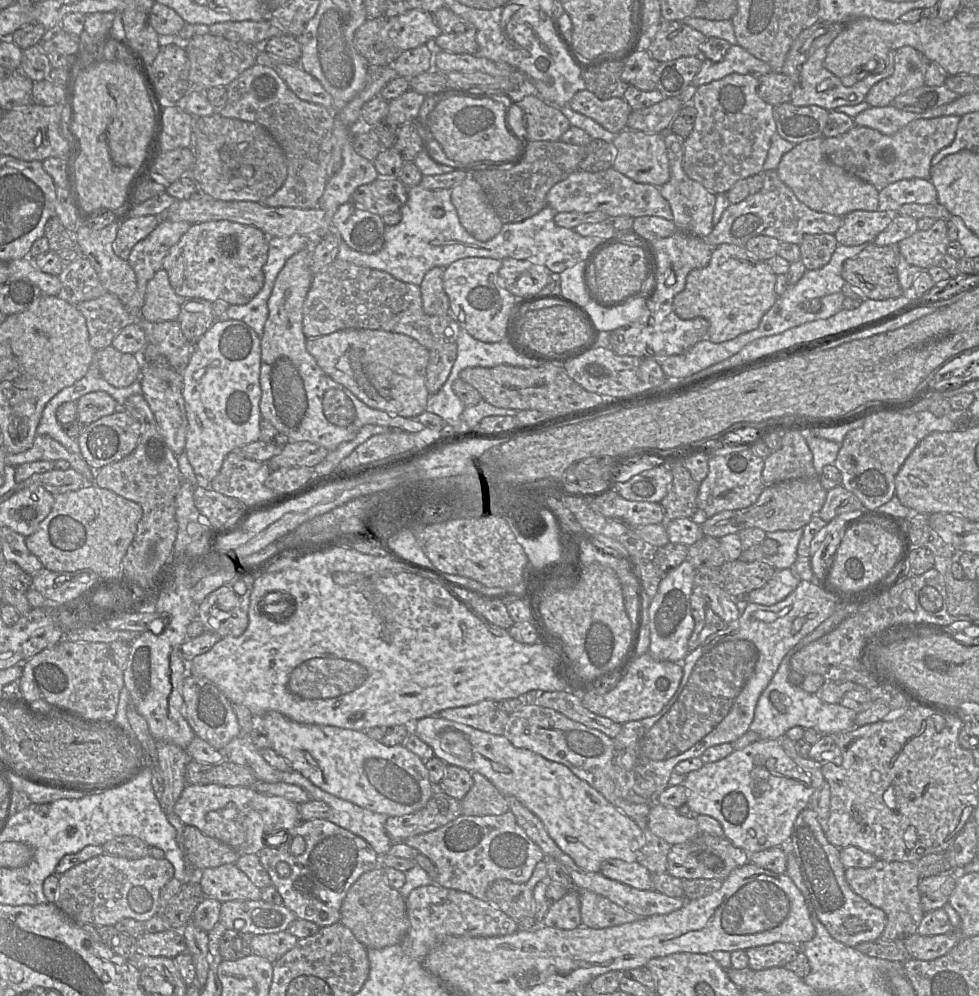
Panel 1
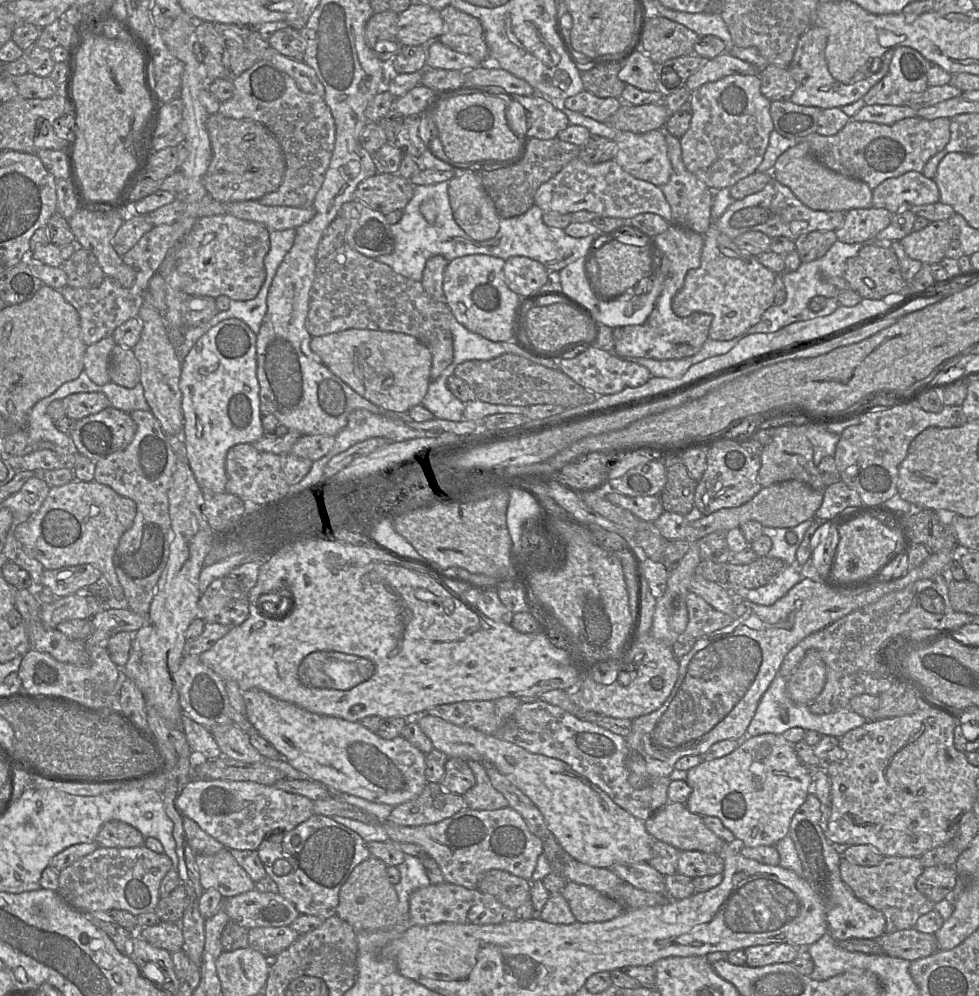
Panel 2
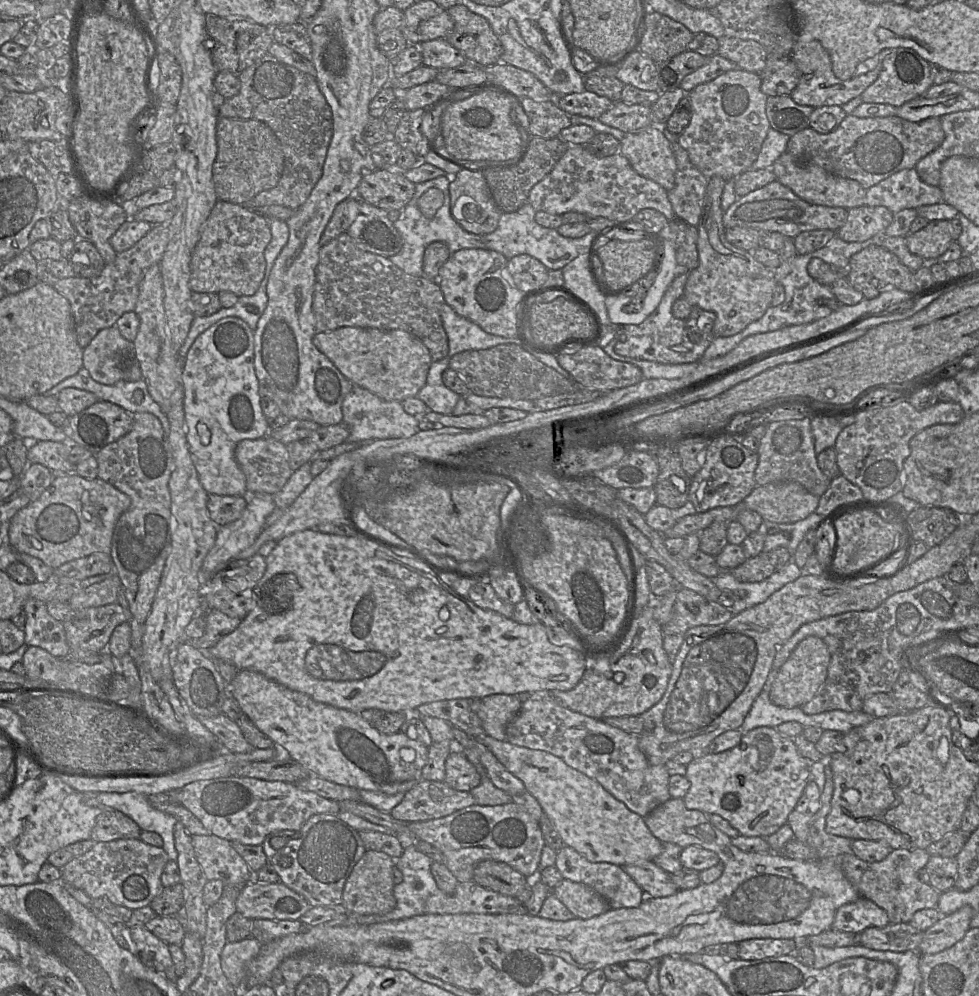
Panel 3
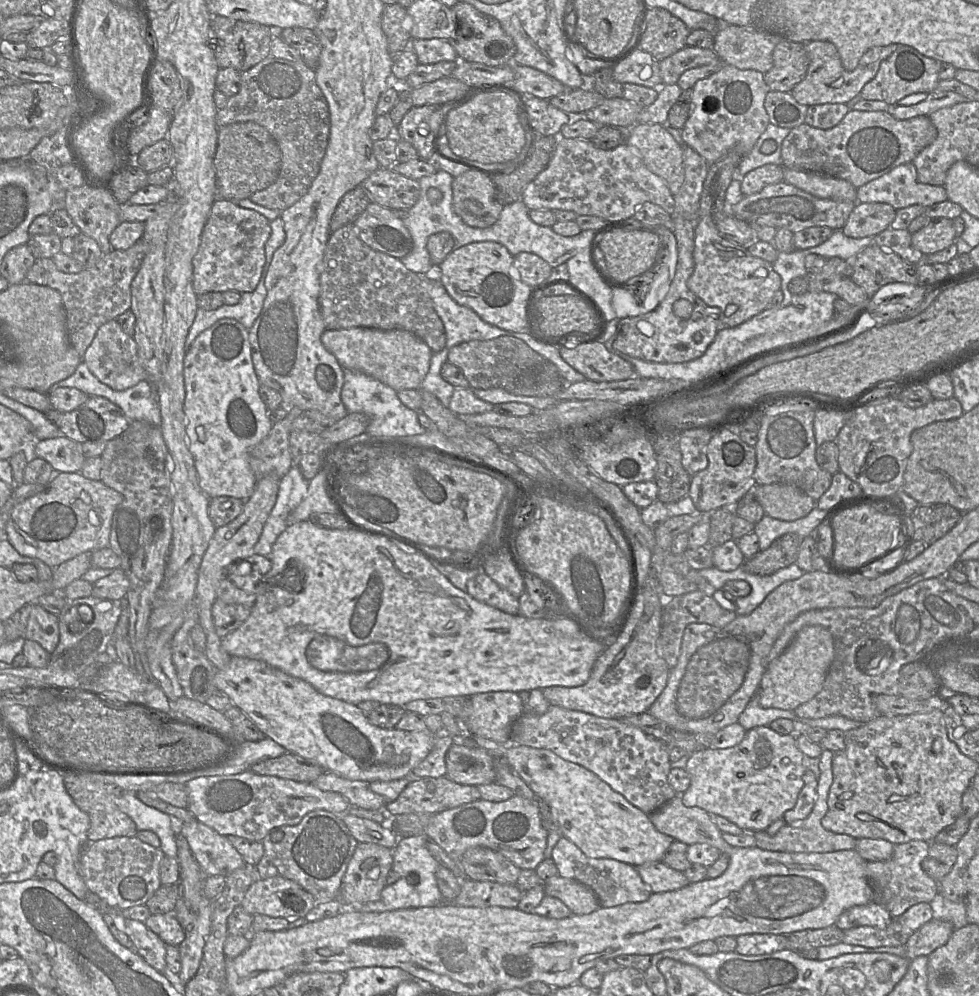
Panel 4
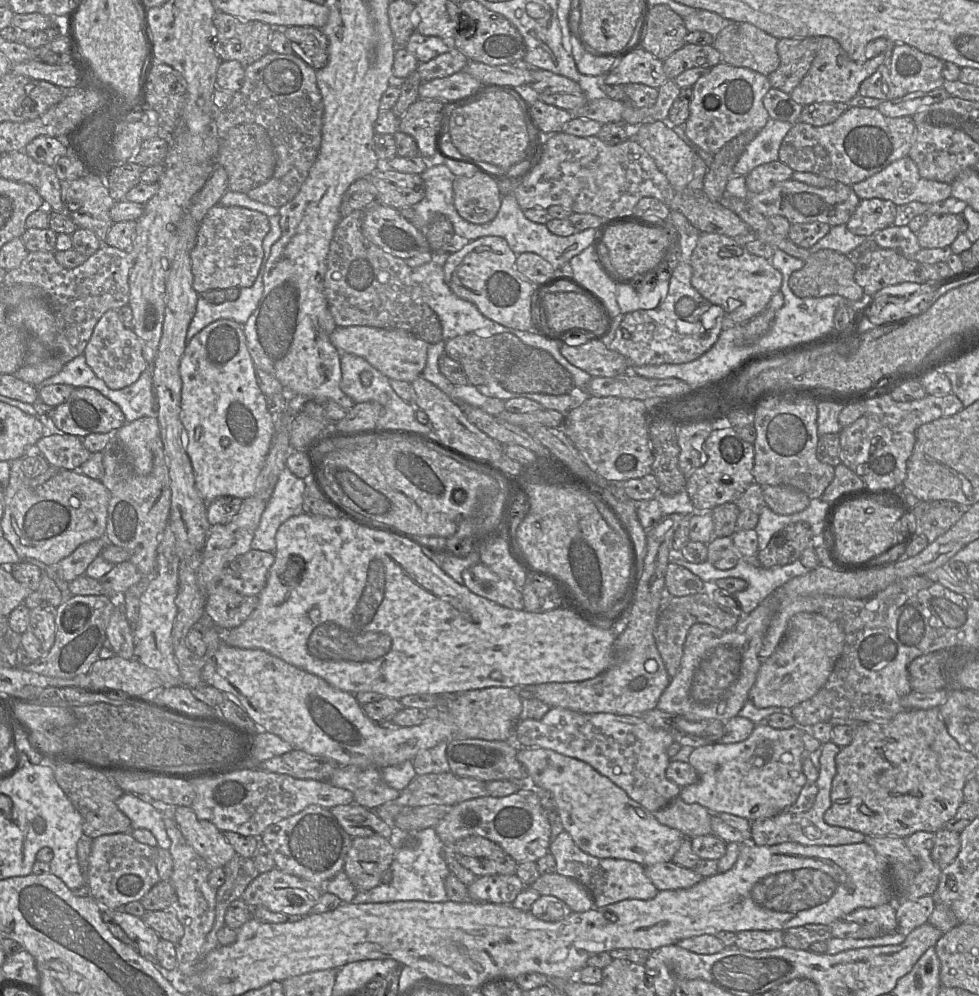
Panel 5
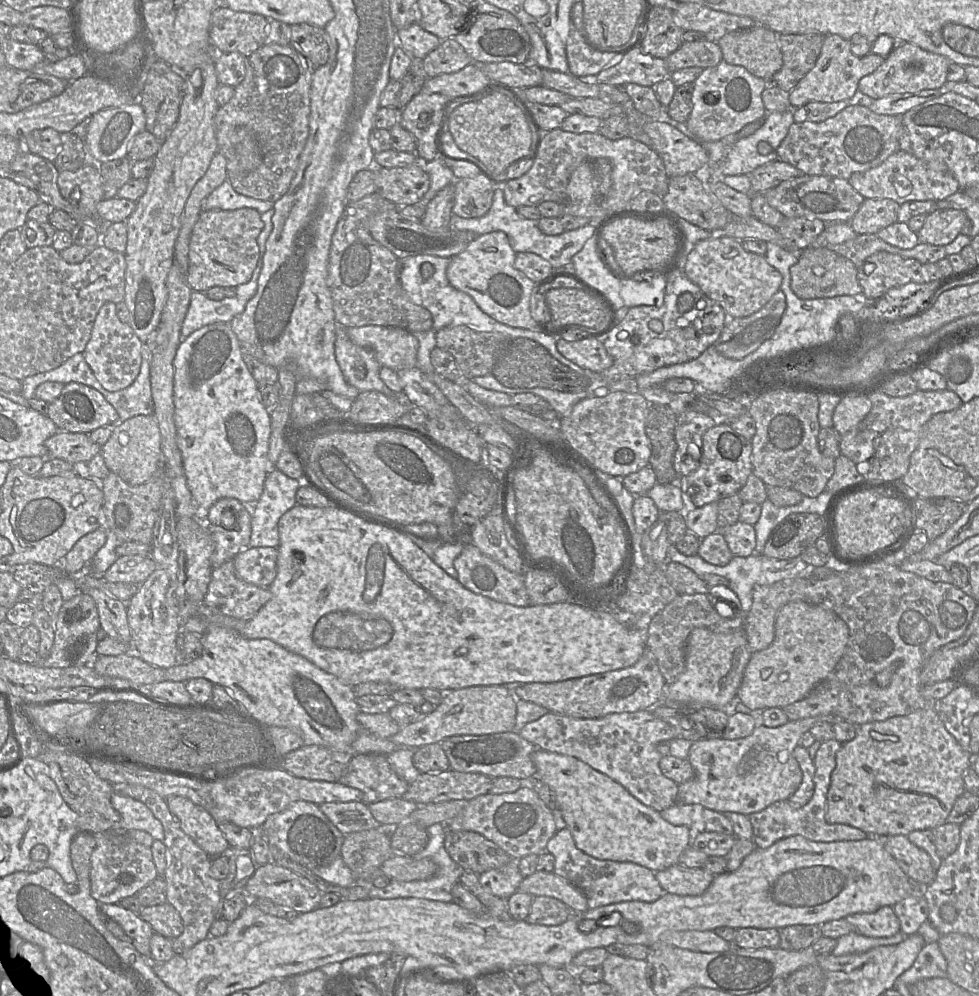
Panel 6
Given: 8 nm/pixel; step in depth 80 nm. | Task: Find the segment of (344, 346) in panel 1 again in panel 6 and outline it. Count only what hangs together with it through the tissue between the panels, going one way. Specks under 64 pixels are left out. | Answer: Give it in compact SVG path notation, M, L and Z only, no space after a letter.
M364 325L348 327L347 335L356 345L372 350L381 366L396 372L416 366L419 341L406 329Z

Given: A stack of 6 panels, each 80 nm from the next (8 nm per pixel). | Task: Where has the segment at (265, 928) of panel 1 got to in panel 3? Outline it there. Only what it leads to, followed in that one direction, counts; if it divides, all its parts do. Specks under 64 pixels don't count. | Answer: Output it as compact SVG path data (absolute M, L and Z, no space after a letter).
M251 881L236 900L236 911L251 920L299 920L310 907L304 897L281 882Z

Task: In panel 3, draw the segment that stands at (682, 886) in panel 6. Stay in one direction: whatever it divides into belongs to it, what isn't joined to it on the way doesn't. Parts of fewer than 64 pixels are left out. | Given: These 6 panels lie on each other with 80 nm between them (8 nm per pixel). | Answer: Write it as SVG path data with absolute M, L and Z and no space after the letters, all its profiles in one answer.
M641 861L622 868L643 890L646 897L666 897L680 890L672 881L671 874L653 861Z

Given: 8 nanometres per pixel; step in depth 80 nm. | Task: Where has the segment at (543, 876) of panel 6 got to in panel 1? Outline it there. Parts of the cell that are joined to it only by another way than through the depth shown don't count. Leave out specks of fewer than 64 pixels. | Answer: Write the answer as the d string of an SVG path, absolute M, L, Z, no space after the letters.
M577 889L580 897L581 925L601 929L636 921L640 917L608 898L589 890Z

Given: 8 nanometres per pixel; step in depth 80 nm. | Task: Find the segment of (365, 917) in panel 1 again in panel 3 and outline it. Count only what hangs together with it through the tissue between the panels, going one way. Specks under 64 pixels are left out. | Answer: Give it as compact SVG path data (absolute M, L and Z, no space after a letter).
M367 849L354 865L345 882L342 891L341 911L345 914L385 914L392 911L396 905L392 880L394 867L395 860L389 855Z

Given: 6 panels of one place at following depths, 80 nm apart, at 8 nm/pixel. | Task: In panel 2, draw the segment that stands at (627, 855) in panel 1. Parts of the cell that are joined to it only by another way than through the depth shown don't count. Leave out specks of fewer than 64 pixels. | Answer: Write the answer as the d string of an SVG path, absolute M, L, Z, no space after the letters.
M424 714L417 718L417 723L432 742L433 748L446 754L448 758L460 758L467 762L474 760L482 765L491 764L496 767L538 807L549 831L573 859L593 867L610 868L616 863L648 862L651 858L653 837L647 832L644 821L618 806L597 785L575 772L562 760L531 753L503 740L499 735L488 735L474 728L460 727L436 716Z

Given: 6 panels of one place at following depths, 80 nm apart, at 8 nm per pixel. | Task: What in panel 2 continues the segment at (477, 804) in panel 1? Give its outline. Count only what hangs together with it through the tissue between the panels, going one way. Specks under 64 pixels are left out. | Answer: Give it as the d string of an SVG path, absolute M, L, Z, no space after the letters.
M469 760L476 783L464 795L468 809L471 810L498 810L509 806L507 799L491 784L484 766L474 760Z

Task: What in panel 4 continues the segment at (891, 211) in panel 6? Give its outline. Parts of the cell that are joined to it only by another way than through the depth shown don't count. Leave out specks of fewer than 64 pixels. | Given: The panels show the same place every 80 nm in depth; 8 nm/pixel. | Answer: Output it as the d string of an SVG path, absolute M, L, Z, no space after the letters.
M857 202L842 231L852 238L875 236L890 227L896 209L883 202Z

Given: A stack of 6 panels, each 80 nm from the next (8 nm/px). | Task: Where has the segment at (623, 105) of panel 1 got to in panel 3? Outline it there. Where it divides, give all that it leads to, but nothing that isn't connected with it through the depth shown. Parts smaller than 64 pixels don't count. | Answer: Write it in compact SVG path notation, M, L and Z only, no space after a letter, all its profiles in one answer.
M589 91L555 96L558 106L569 115L580 115L592 119L599 117L611 108L613 102Z

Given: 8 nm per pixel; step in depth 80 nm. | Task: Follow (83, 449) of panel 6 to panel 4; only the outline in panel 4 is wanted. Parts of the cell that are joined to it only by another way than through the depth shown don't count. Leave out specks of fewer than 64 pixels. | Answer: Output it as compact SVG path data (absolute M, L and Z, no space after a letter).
M65 436L41 440L35 447L35 455L50 463L57 473L80 472L86 460L81 444Z

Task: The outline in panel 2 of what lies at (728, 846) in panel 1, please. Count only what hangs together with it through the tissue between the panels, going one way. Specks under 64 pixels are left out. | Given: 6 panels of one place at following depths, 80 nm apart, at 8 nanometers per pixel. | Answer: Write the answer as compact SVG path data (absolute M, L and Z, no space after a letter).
M699 850L679 852L677 873L696 878L699 876L723 873L724 860L714 854Z

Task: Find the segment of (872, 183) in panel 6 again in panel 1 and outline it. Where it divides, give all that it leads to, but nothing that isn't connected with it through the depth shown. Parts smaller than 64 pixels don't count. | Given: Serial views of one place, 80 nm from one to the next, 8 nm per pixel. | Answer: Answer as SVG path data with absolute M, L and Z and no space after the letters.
M912 178L888 184L879 191L878 209L897 212L904 204L928 204L938 202L937 191L930 180Z

